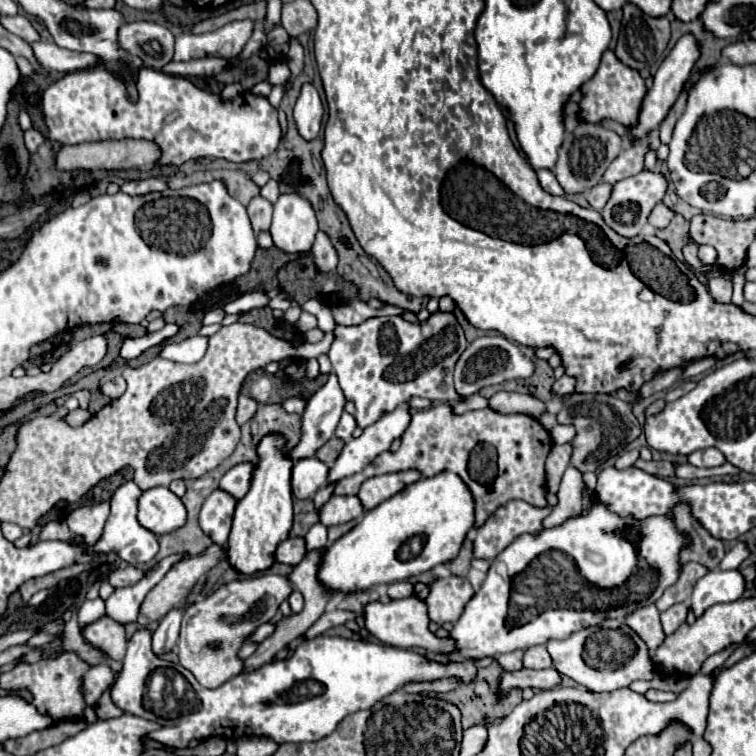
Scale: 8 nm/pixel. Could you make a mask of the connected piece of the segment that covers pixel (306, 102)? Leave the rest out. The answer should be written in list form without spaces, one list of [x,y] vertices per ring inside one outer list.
[[[303,85],[293,109],[293,117],[297,131],[305,141],[313,141],[319,137],[323,121],[323,103],[313,85]]]

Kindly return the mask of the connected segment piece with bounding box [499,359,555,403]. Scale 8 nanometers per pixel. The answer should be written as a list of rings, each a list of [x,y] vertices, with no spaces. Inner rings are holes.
[[[535,359],[535,373],[529,379],[517,379],[517,381],[505,381],[503,385],[499,385],[501,389],[507,391],[527,391],[529,395],[549,403],[553,399],[549,387],[553,385],[553,369],[547,365],[547,361]]]

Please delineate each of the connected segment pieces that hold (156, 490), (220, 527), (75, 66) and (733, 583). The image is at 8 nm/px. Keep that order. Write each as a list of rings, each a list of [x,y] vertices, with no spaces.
[[[153,487],[139,499],[139,523],[155,535],[167,535],[187,523],[187,509],[167,487]]]
[[[215,489],[205,499],[201,507],[199,523],[201,523],[201,529],[211,537],[211,541],[221,543],[221,545],[227,543],[235,505],[237,505],[237,499],[223,489]]]
[[[33,41],[29,45],[33,49],[37,63],[41,67],[45,67],[47,71],[71,73],[71,71],[79,71],[79,69],[87,69],[87,67],[97,65],[97,59],[93,59],[93,55],[63,49],[53,41]]]
[[[713,569],[701,577],[691,595],[691,607],[695,615],[701,615],[715,603],[733,603],[745,593],[745,579],[739,569],[721,571]]]

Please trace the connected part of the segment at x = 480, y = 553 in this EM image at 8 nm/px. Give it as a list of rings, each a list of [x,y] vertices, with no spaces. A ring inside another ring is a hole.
[[[509,501],[499,507],[479,529],[473,543],[473,557],[493,561],[505,547],[523,533],[539,535],[543,531],[543,519],[551,513],[551,507],[533,507],[525,501]]]

